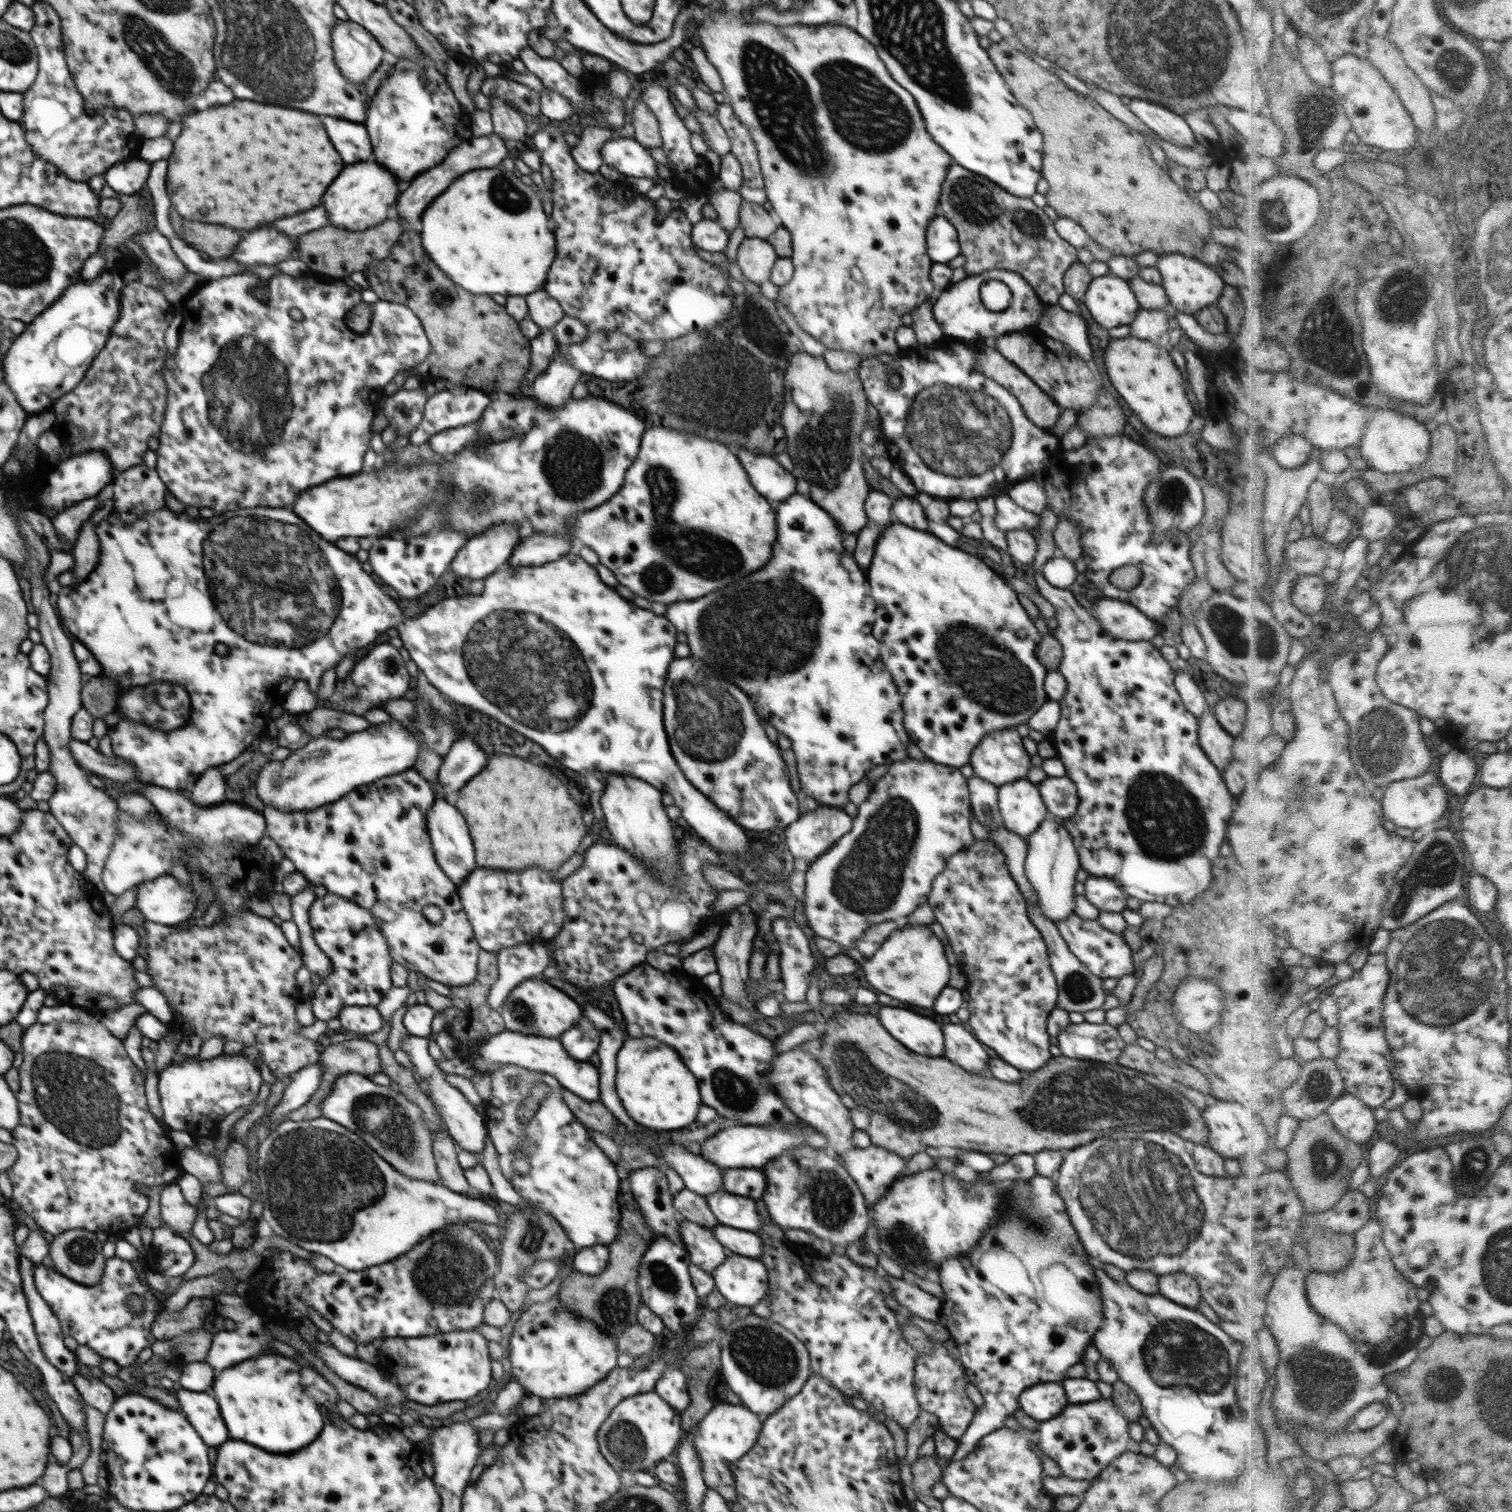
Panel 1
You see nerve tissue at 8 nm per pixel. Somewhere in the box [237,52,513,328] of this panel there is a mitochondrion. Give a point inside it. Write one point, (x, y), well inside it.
(439, 296)

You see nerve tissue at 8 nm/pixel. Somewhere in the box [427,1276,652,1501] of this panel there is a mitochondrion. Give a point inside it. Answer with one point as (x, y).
(625, 1442)

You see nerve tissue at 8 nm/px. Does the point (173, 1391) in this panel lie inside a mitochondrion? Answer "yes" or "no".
no

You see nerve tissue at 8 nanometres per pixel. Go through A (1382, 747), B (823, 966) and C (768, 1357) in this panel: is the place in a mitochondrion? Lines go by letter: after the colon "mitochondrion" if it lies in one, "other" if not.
A: mitochondrion
B: other
C: mitochondrion

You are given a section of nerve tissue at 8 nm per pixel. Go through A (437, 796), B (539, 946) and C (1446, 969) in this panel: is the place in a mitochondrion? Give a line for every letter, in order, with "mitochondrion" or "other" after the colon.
A: other
B: other
C: mitochondrion

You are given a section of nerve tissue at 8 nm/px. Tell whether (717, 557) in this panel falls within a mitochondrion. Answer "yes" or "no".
yes

